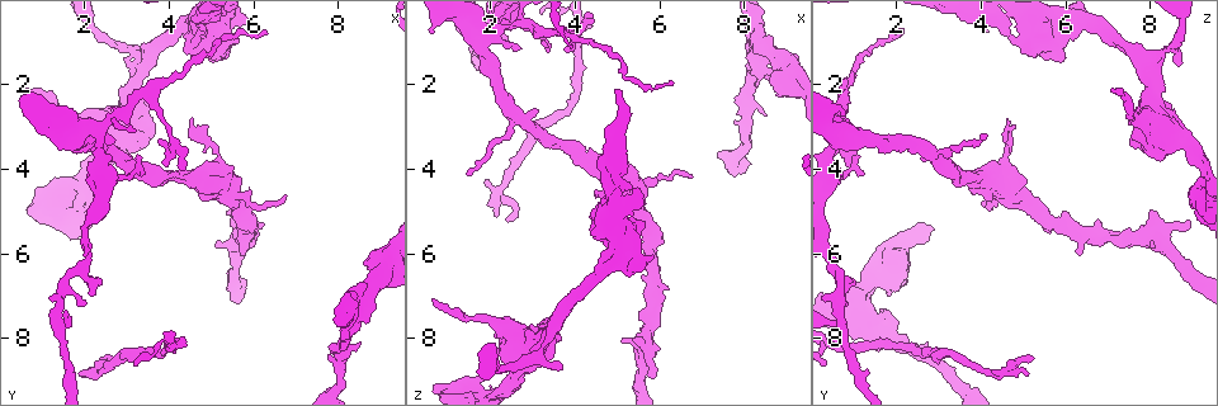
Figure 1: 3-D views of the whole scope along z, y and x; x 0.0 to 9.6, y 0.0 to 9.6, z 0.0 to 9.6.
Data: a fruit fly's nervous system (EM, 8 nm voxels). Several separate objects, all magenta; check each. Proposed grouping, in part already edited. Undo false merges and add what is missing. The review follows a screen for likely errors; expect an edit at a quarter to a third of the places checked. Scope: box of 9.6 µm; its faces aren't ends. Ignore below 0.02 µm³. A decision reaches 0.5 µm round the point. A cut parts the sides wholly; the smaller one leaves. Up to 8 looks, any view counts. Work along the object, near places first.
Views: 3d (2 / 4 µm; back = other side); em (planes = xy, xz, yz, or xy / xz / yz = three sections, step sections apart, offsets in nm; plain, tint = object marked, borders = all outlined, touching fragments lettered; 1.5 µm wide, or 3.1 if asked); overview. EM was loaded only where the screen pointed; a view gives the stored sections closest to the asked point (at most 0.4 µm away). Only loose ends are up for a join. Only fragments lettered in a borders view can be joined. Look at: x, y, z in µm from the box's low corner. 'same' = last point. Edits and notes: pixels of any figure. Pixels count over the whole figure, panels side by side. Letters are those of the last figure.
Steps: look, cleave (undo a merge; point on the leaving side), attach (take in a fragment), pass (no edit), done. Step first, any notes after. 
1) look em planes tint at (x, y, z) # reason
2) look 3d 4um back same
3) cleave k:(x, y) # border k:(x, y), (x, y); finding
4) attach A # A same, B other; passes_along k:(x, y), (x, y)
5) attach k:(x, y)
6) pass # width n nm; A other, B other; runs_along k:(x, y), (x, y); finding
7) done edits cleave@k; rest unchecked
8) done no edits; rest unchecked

look em xy step 8 borders at (1.40, 4.55, 9.00) # thick end

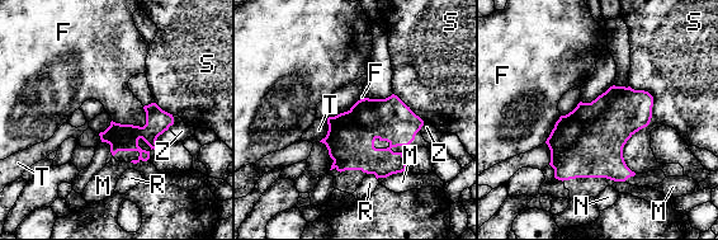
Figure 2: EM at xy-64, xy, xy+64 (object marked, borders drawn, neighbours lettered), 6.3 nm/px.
pass # F other, M other, N other, R other, S other, T other, Z other; border 2:(146, 112), (142, 126), (112, 120); none of them fits

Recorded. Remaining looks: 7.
look em planes borders at (2.20, 8.85, 5.15) # branch stops here

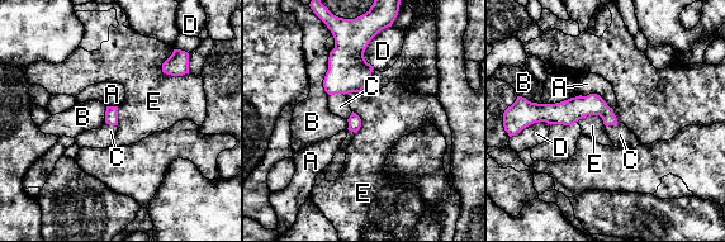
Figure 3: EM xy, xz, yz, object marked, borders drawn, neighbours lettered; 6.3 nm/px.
attach C # A other, B other, C same, D other, E other; passes_along 3:(347, 71), (336, 93), (339, 105); the neuron continues

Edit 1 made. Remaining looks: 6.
look overview

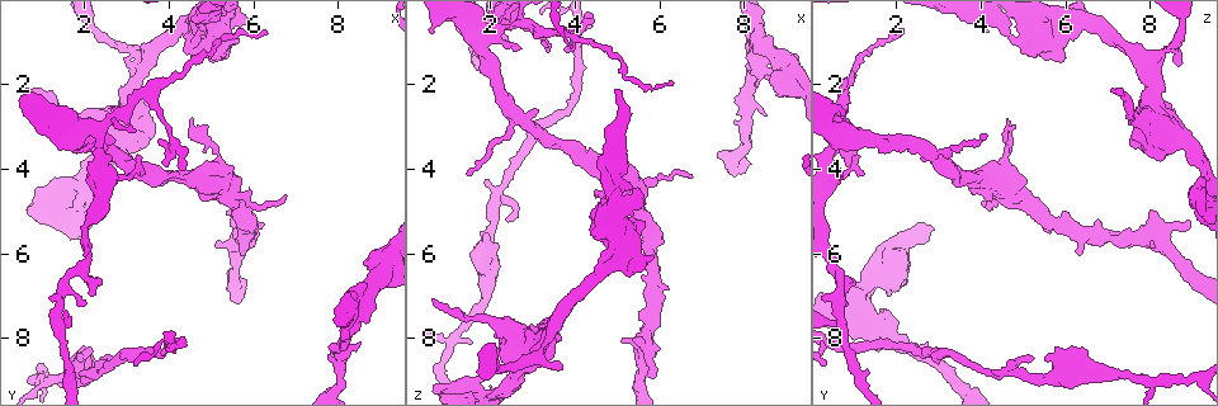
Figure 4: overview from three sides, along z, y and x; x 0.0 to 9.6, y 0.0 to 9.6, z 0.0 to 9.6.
look em xz step 8 borders at (0.65, 2.75, 0.75) # free end

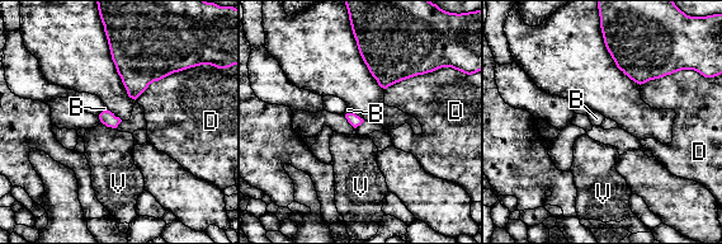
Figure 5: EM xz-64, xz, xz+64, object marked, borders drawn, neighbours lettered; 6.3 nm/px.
look em planes borders same # cut it another way

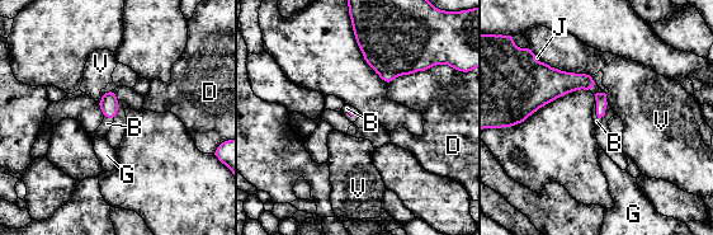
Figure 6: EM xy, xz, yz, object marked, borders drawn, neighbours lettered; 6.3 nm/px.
attach B # B same, D other, G other, J other, V other; passes_along 6:(600, 98), (596, 109), (596, 121); the neuron continues

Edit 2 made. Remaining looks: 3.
done edits attach@3, attach@6; rest unchecked

